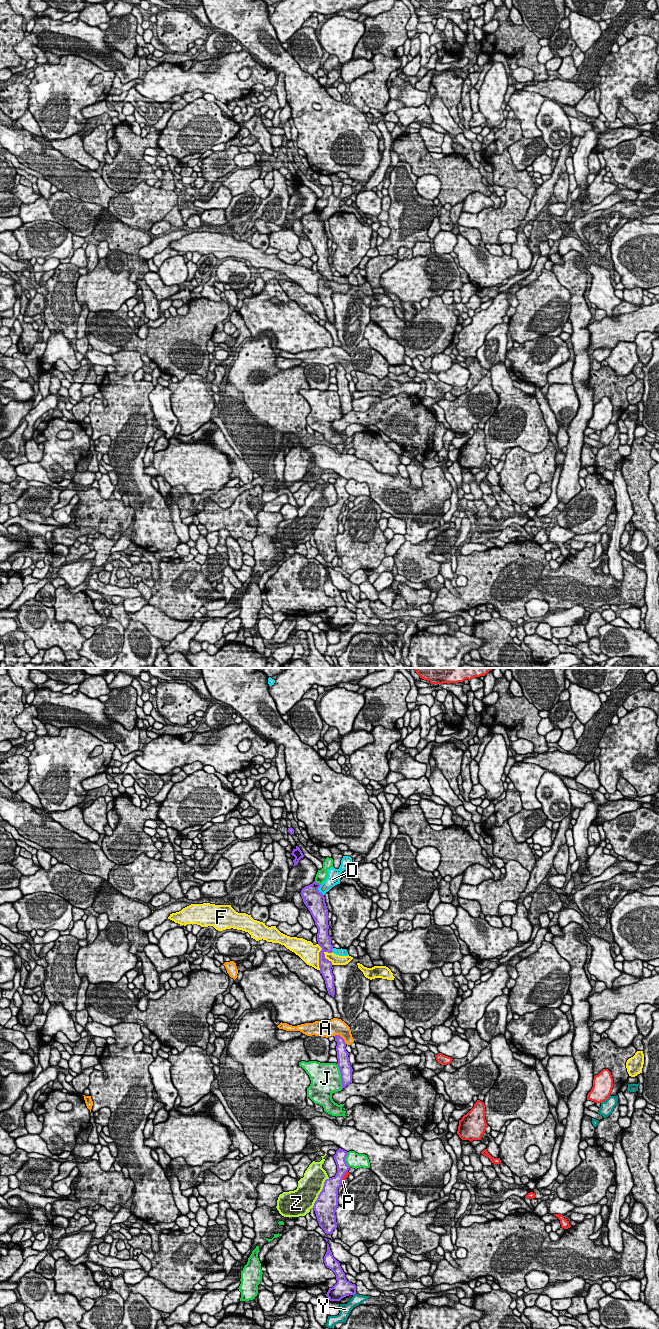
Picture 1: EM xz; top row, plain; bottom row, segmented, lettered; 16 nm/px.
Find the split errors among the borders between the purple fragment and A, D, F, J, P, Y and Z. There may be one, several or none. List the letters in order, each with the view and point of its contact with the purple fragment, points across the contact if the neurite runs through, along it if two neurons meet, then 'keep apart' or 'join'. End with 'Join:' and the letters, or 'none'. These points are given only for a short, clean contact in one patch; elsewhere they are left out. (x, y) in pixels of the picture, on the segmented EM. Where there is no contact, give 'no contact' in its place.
A: xz (341, 1037) | keep apart
D: xz (318, 890) | keep apart
F: xz (319, 957) | keep apart
J: xz (341, 1076) | keep apart
P: xz (342, 1178) | keep apart
Y: xz (354, 1294) | keep apart
Z: xz (320, 1192) | keep apart
Join: none

